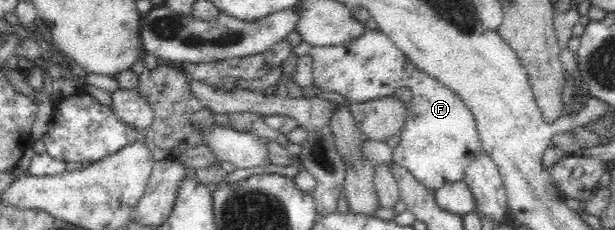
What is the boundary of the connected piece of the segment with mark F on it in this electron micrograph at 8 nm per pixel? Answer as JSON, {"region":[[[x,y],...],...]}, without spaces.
{"region":[[[374,26],[366,27],[357,38],[345,44],[312,46],[308,54],[312,56],[314,64],[313,78],[308,82],[321,90],[341,94],[350,104],[361,104],[392,95],[397,88],[405,87],[411,91],[412,101],[407,106],[408,115],[404,129],[399,134],[400,142],[393,150],[392,162],[405,168],[424,188],[435,192],[446,183],[465,180],[465,172],[473,164],[473,159],[483,154],[475,116],[462,98],[435,77],[417,68],[386,34]]]}

